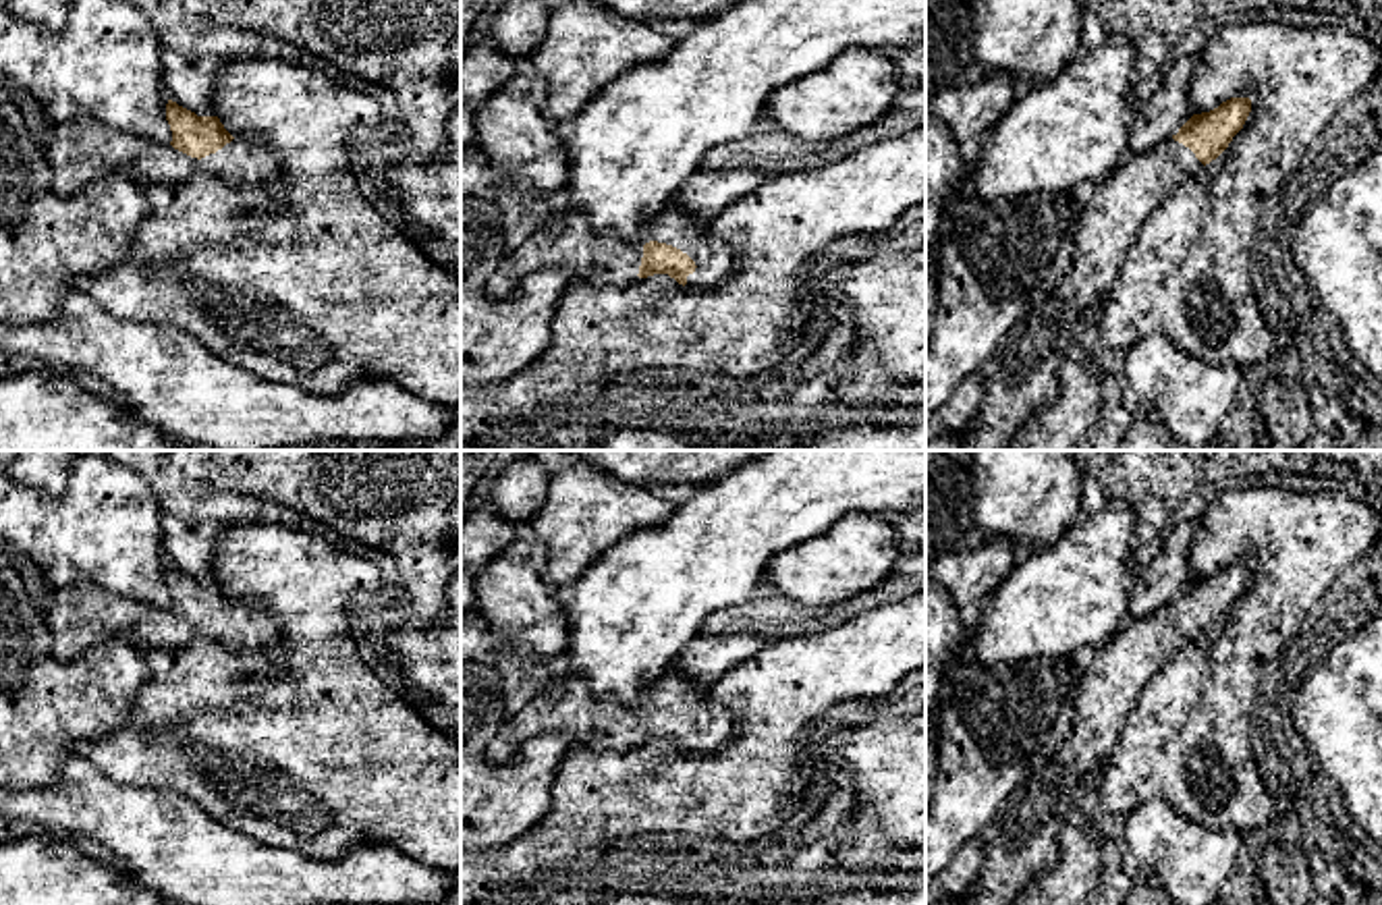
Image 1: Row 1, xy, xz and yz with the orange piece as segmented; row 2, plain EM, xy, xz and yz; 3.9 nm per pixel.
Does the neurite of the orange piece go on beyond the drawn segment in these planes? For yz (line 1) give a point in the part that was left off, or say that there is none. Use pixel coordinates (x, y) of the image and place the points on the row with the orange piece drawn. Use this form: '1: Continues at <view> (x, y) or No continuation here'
1: Continues at yz (1021, 376)

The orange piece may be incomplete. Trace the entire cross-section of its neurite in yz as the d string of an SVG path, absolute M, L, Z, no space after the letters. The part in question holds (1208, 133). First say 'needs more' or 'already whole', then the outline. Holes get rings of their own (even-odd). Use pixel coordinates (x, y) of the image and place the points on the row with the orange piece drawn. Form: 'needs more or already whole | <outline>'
needs more | M1251 98L1193 114L1177 135L1129 156L1083 205L1071 264L1052 295L1033 305L979 367L984 401L959 434L963 450L1004 450L1017 430L1060 392L1060 365L1085 311L1104 305L1152 212L1216 160L1243 129Z

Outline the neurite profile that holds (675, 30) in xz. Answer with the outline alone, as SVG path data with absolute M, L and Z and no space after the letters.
M647 19L645 23L656 27L660 33L668 35L672 42L679 42L697 25L695 21L656 21L656 19Z

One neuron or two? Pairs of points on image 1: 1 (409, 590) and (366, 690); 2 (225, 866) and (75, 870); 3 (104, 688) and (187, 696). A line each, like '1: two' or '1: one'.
1: two
2: two
3: two

